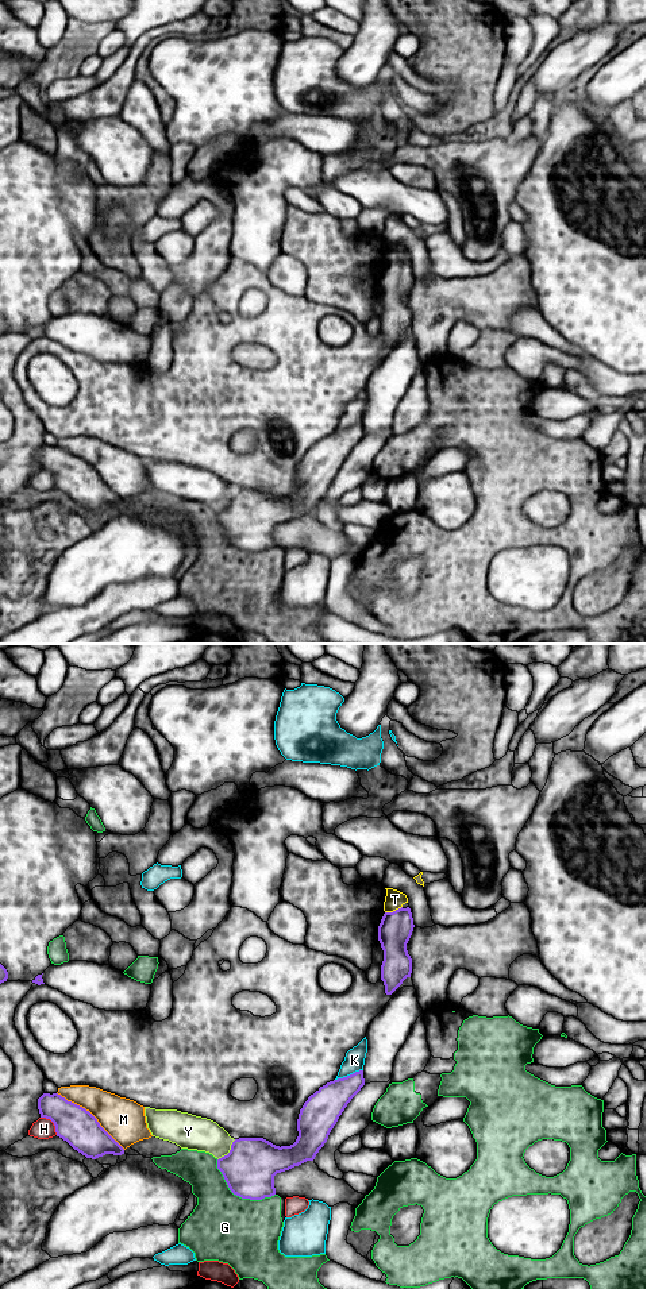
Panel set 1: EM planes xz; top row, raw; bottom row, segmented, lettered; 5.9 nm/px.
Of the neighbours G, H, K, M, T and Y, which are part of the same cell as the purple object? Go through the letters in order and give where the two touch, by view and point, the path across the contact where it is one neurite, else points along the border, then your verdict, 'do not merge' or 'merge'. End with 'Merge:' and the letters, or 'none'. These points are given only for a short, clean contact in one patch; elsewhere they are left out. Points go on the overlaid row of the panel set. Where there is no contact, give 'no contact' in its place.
G: contact xz (238, 1195); do not merge
H: contact xz (53, 1122); do not merge
K: contact xz (350, 1075); do not merge
M: contact xz (92, 1115); do not merge
T: contact xz (393, 911); way xz (395, 930), (393, 911), (395, 899); merge
Y: contact xz (230, 1152); do not merge
Merge: T

